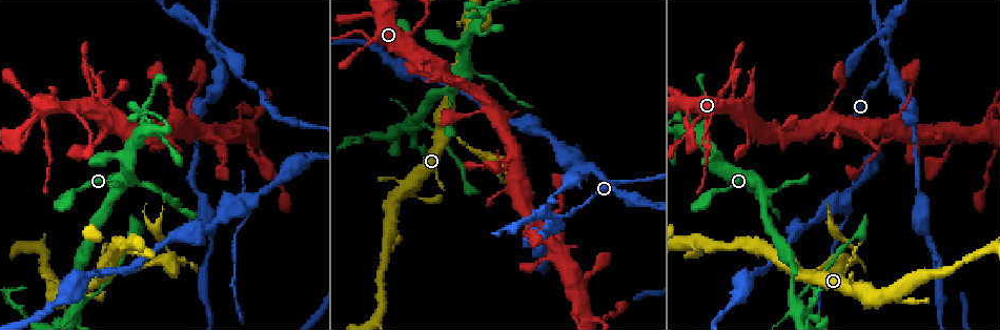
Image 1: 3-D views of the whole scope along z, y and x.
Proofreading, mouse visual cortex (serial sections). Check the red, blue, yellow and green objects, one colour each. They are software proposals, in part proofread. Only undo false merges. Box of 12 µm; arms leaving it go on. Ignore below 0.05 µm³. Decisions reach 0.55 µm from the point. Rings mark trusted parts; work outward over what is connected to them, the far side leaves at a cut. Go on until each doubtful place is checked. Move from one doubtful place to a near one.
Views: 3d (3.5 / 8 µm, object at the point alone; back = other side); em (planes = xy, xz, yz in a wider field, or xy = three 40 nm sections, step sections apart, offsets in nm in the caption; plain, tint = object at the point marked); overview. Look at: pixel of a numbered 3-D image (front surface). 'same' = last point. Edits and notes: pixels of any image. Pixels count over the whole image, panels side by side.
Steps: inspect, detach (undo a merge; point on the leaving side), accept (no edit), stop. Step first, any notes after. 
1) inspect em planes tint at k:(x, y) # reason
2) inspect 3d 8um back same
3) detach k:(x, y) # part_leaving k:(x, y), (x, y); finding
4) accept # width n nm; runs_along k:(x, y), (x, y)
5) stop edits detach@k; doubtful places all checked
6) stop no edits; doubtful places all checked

inspect 3d 3.5um back at 1:(833, 130) # narrows sharply

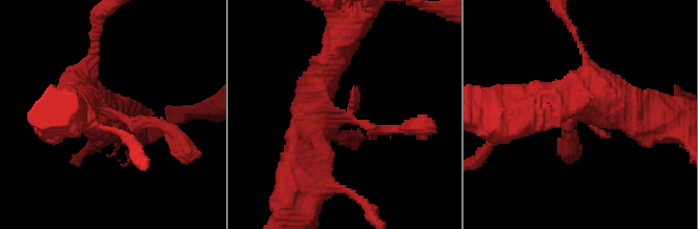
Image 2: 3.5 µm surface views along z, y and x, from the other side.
accept # runs_along 2:(77, 95), (186, 149); continuous, no second cell

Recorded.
inspect 3d 8um at 1:(124, 179) # four arms meet

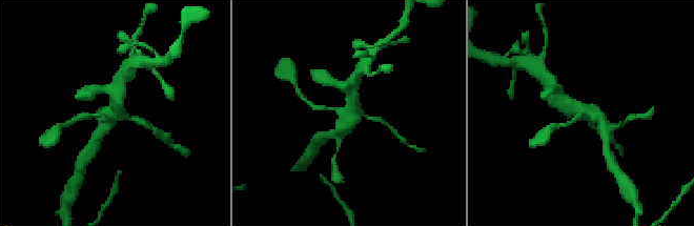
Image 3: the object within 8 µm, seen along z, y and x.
inspect em xy step 2 tint at 3:(580, 109) # arms 4; arm_widths 150, 150, 400, 450 nm; need the tissue

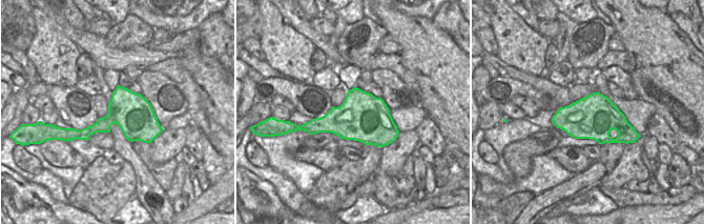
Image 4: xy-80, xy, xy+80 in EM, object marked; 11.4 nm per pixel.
accept # width 550 nm; runs_along 3:(324, 108), (352, 109), (354, 82); continuous, no second cell

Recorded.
inspect 3d 3.5um at 1:(113, 274)

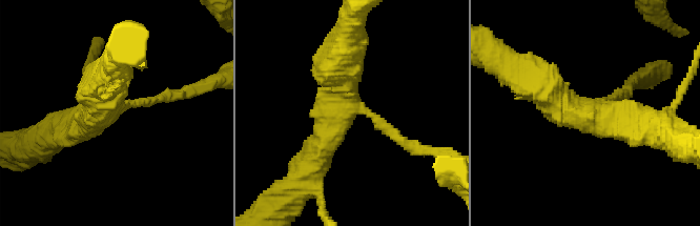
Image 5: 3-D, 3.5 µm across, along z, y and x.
inspect em planes tint at 5:(348, 108) # arms 3; arm_widths 150, 400, 500 nm; shape alone is not enough

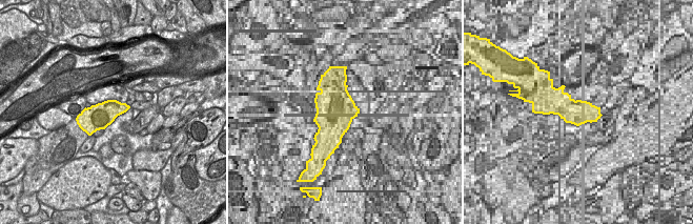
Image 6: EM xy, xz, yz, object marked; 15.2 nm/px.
accept # runs_along 5:(74, 124), (170, 95); one cell here

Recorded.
inspect 3d 3.5um back at 1:(222, 71) # abrupt turn

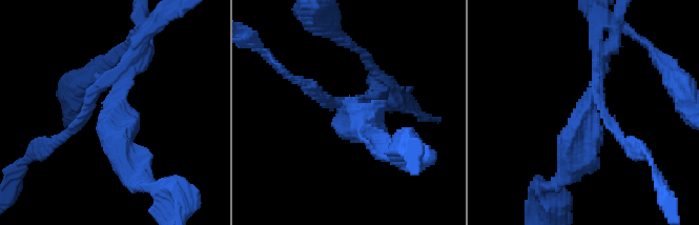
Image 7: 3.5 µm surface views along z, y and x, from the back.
inspect em xy step 2 tint at 7:(588, 111)

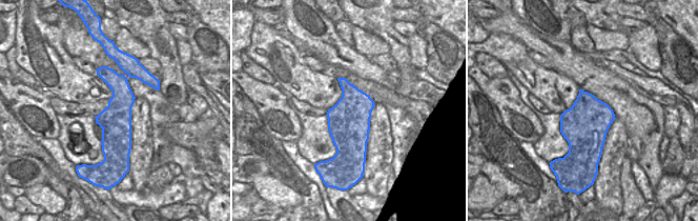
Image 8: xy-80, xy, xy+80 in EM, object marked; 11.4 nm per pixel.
accept # arms 3; arm_widths 150, 200, 400 nm; runs_along 7:(603, 113), (595, 83), (566, 170); continuous, no second cell

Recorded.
inspect 3d 3.5um at 1:(209, 41) # abrupt turn

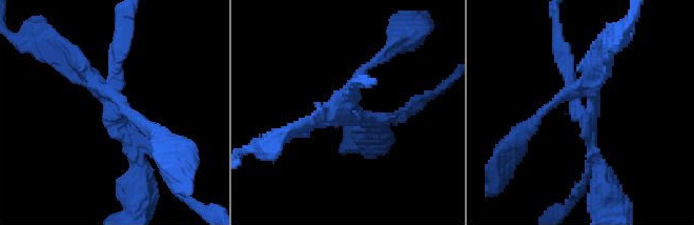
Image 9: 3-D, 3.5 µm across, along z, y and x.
inspect em xy step 2 tint at 9:(113, 116) # arms 4; arm_widths 150, 150, 150, 250 nm

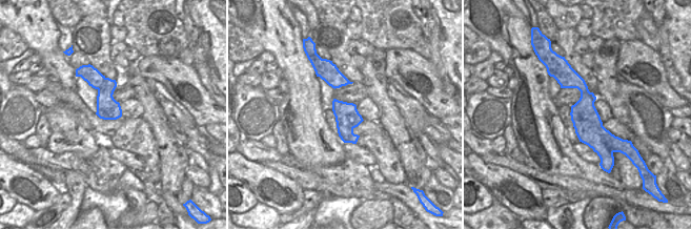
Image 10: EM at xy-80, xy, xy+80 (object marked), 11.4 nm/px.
inspect em xy step 3 tint same

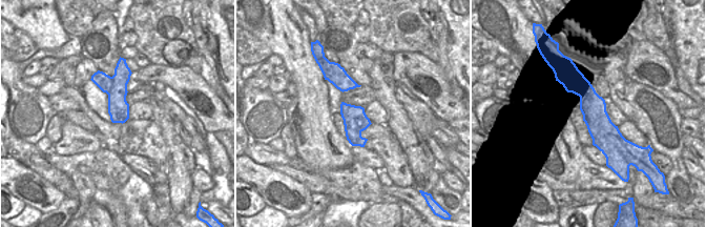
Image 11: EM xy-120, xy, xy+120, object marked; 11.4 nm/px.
accept # runs_along 11:(575, 74), (608, 140), (608, 155); continuous, no second cell

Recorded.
inspect 3d 8um back at 1:(792, 298) # two arms at a narrow angle

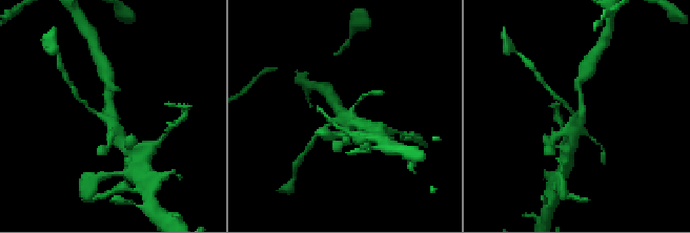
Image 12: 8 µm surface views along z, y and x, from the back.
inspect 3d 3.5um at 12:(112, 113) # zoom in

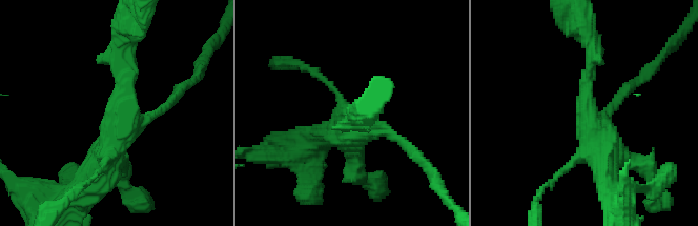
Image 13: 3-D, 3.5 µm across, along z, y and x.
inspect em xy step 3 tint at 13:(117, 116) # now the EM

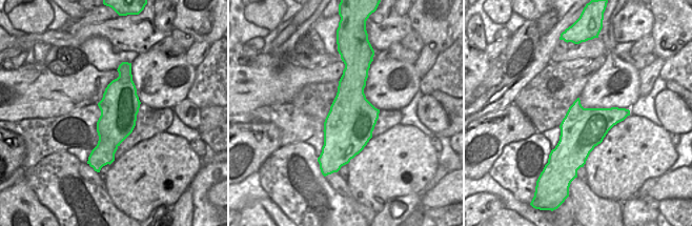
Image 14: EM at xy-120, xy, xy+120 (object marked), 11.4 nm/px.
accept # width 550 nm; runs_along 13:(119, 48), (119, 132), (94, 178); one cell here

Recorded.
inspect 3d 3.5um at 1:(836, 263) # thin neck

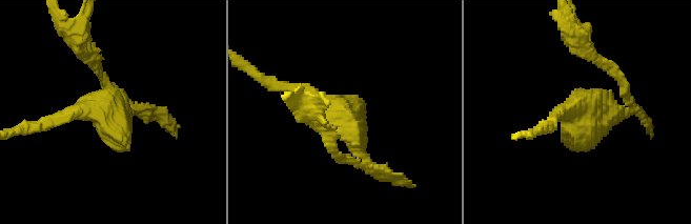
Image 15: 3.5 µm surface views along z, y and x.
inspect em xy step 5 plain at 15:(105, 108) # shape alone is not enough

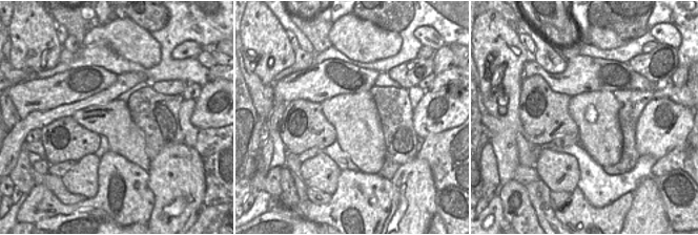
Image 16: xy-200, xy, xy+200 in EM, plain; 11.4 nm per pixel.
inspect em xy step 5 tint same

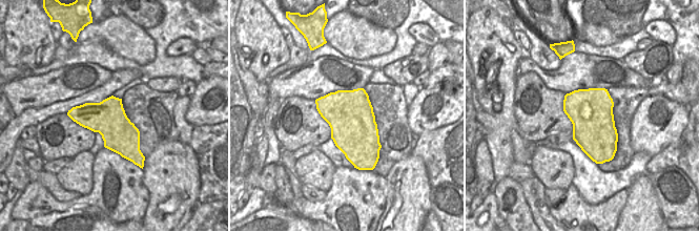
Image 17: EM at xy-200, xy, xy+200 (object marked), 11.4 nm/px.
detach 15:(395, 177) # part_leaving 15:(353, 160), (334, 149), (324, 125), (305, 106); two cells meet here

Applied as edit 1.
stop edits detach@15; doubtful places all checked

